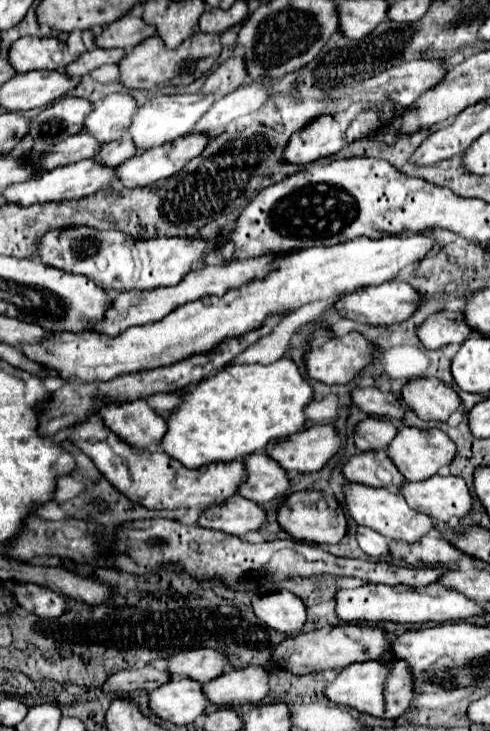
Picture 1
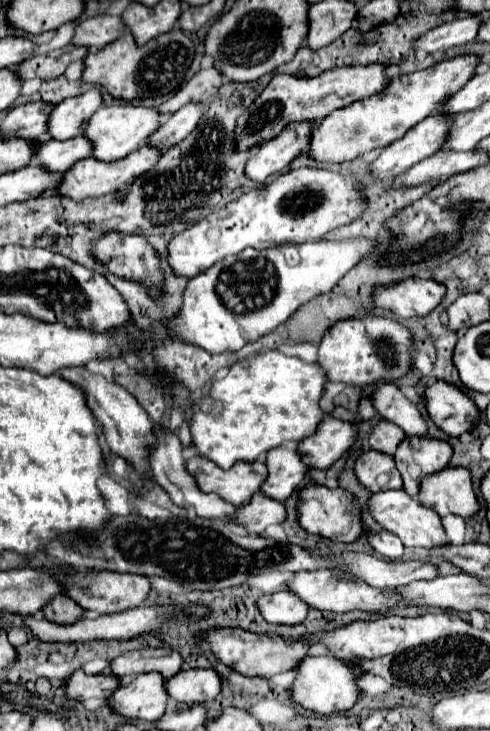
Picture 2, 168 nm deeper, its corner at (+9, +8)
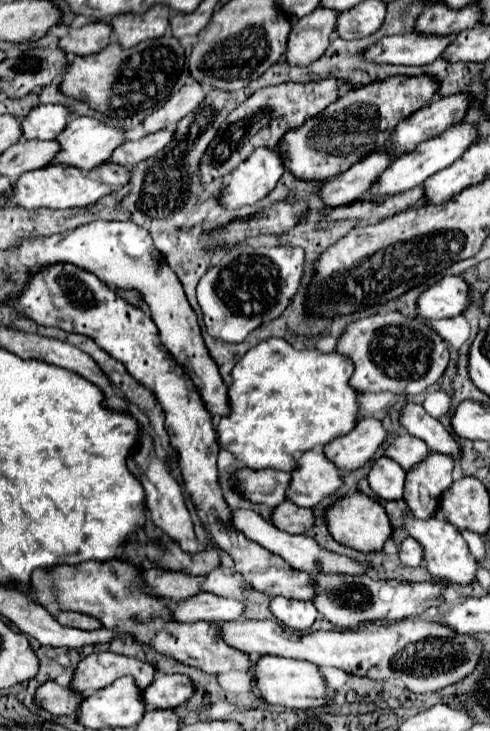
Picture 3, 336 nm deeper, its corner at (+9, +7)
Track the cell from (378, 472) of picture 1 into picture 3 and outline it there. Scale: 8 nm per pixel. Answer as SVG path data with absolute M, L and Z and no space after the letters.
M379 456L373 460L367 482L371 490L383 498L383 500L399 500L403 496L403 482L405 482L405 470L395 464L387 456Z

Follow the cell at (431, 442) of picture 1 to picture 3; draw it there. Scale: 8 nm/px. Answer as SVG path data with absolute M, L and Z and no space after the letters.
M429 452L423 464L417 464L407 472L403 498L417 518L429 518L435 514L441 492L453 482L451 472L453 458L439 452Z

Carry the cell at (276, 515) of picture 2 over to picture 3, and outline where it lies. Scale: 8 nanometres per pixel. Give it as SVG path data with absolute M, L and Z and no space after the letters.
M285 500L279 508L273 508L271 524L289 534L303 534L313 526L313 512L311 508L301 508Z

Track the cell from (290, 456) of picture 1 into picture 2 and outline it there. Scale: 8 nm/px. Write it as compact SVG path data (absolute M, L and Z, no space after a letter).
M329 415L323 421L323 427L319 427L317 435L299 443L299 453L307 465L327 469L355 445L357 435L357 423L341 421Z

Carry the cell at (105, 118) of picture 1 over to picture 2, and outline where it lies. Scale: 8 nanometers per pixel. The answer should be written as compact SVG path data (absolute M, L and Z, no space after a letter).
M89 89L83 95L63 99L53 107L47 119L47 133L53 139L73 139L83 133L87 119L101 107L99 89Z

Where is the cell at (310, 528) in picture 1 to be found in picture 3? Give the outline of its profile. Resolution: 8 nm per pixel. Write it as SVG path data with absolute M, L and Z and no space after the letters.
M351 492L343 496L341 500L337 500L333 506L329 506L325 510L325 524L327 524L329 534L339 544L355 548L359 552L377 552L383 548L383 542L391 536L391 524L385 514L385 508L377 500L361 492Z

